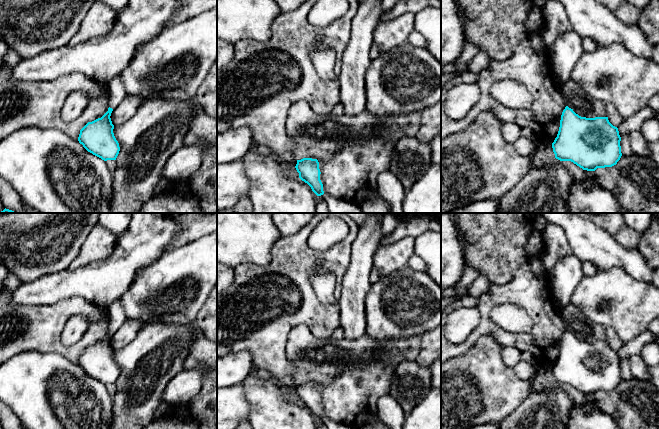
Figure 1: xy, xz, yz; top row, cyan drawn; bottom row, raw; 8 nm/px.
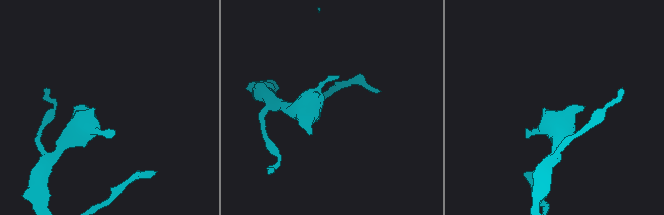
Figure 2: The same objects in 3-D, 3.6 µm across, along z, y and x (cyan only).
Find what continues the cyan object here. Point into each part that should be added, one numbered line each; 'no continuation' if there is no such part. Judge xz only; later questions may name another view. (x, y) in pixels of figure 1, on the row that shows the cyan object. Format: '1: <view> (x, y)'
no continuation

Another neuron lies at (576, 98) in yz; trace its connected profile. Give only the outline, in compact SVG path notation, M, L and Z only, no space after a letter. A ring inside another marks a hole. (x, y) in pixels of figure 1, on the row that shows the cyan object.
M572 79L562 84L566 106L581 117L608 117L612 108L606 103L591 97Z

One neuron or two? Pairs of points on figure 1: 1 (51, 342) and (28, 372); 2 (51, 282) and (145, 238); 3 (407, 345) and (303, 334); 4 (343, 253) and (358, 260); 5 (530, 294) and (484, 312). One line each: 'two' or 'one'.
1: two
2: one
3: one
4: two
5: one

